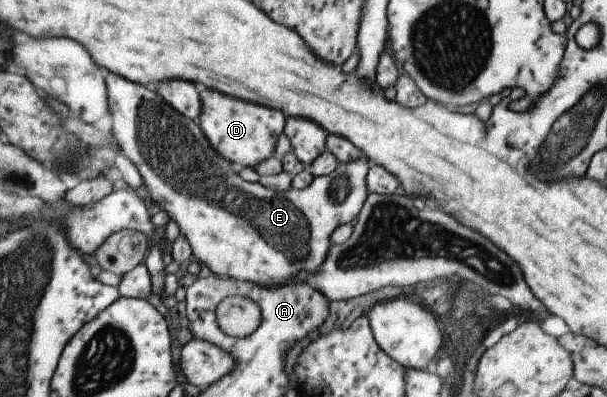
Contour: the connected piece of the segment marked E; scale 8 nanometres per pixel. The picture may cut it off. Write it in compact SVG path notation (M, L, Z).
M110 72L106 73L106 93L108 93L108 102L110 105L110 117L112 118L112 137L114 141L118 143L118 149L120 153L126 157L134 166L140 177L142 177L142 185L148 193L148 197L160 207L160 210L166 211L169 221L174 221L175 225L178 225L180 229L180 235L186 237L190 245L190 251L192 252L196 260L204 264L214 276L217 275L227 275L228 278L240 281L240 282L250 282L250 283L259 283L260 285L266 285L270 287L272 291L276 289L282 289L282 287L292 287L292 285L303 284L304 281L301 279L302 273L314 273L320 263L324 261L328 249L330 249L330 235L334 233L334 229L338 225L349 224L352 219L356 218L364 201L367 197L367 188L365 185L365 176L369 167L366 167L367 158L365 156L358 157L354 161L348 161L348 163L337 163L336 168L332 173L328 173L324 176L319 176L314 178L314 181L310 183L305 189L291 189L285 190L284 192L273 191L267 188L264 188L262 183L247 183L242 181L234 171L231 169L231 164L228 161L224 161L222 157L210 147L210 143L206 140L206 137L202 134L202 131L199 129L198 125L194 121L190 121L177 113L170 105L167 105L163 100L148 91L146 87L142 87L138 83L130 82L128 79L122 78L118 75L112 74Z

